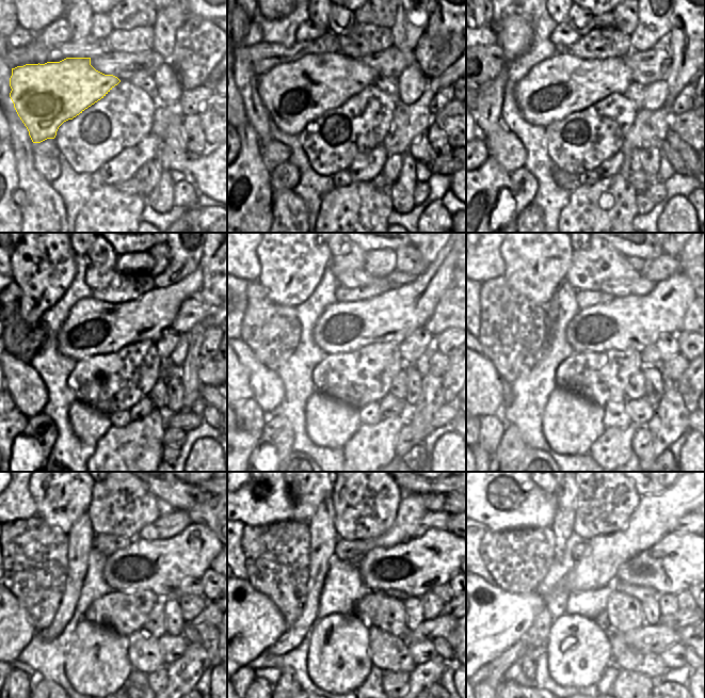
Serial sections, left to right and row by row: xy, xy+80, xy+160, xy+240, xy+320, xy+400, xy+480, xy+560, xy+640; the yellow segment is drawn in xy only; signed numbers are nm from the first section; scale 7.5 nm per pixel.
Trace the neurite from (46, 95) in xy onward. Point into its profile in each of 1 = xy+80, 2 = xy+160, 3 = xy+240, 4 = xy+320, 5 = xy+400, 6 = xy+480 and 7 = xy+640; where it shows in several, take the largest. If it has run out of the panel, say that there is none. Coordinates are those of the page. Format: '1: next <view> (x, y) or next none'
1: next xy+80 (294, 94)
2: next xy+160 (557, 86)
3: next xy+240 (93, 327)
4: next xy+320 (389, 318)
5: next xy+400 (626, 322)
6: next xy+480 (158, 566)
7: next xy+640 (679, 560)

